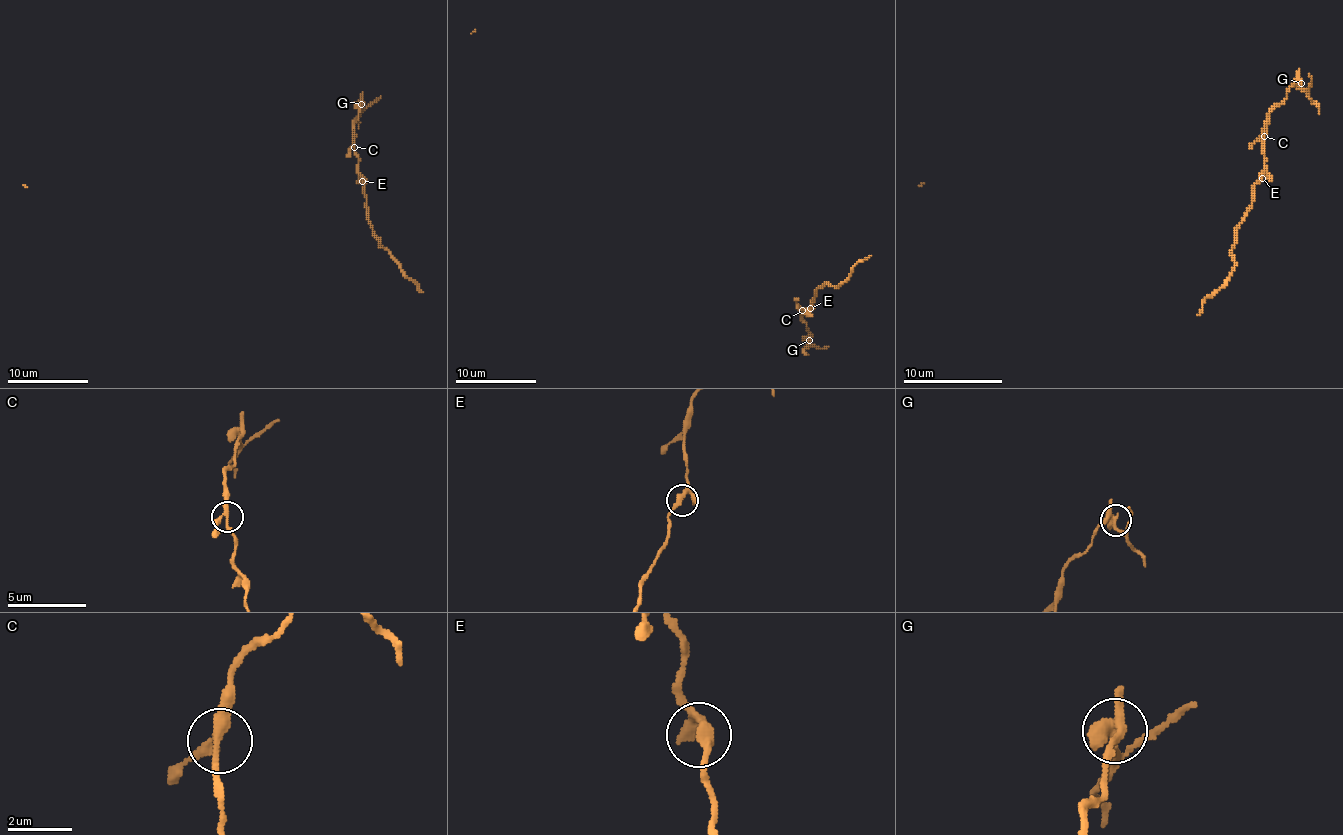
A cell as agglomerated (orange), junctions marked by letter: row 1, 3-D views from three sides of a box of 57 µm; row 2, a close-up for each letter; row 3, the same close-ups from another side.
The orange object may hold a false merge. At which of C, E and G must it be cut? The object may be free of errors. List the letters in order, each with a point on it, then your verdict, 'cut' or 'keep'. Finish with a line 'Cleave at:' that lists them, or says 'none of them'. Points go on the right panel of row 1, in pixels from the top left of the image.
C: place (1264, 136); keep
E: place (1262, 178); keep
G: place (1301, 83); cut
Cleave at: G

